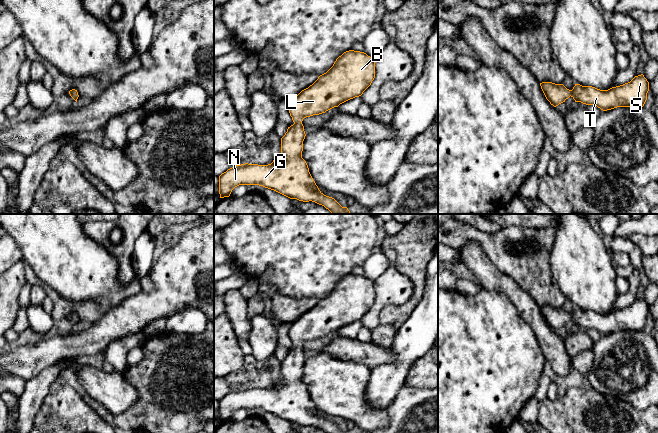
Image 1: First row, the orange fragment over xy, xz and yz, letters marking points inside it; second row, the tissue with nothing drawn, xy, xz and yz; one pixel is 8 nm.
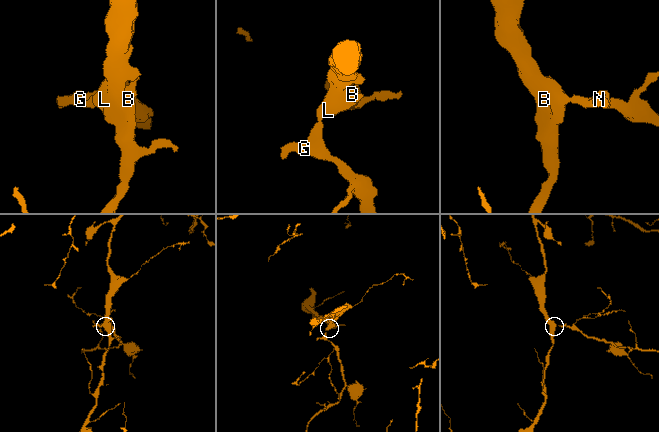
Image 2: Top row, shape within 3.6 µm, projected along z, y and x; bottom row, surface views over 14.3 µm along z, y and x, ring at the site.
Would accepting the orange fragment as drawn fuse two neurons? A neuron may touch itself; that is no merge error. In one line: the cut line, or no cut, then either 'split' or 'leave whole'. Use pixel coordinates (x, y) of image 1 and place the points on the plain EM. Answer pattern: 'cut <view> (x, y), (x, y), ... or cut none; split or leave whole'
cut none; leave whole

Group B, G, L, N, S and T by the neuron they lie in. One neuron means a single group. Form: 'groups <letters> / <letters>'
groups B G L N S T

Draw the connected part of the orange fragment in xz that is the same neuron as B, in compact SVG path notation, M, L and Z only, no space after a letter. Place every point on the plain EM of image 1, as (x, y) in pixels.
M349 274L308 312L291 323L289 337L294 346L281 362L282 381L268 389L236 389L219 400L220 422L229 421L239 409L259 409L290 423L315 426L326 433L348 433L324 419L302 382L305 355L302 345L359 321L375 302L374 281Z

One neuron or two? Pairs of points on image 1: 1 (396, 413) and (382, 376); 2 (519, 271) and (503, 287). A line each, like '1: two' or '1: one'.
1: two
2: two

